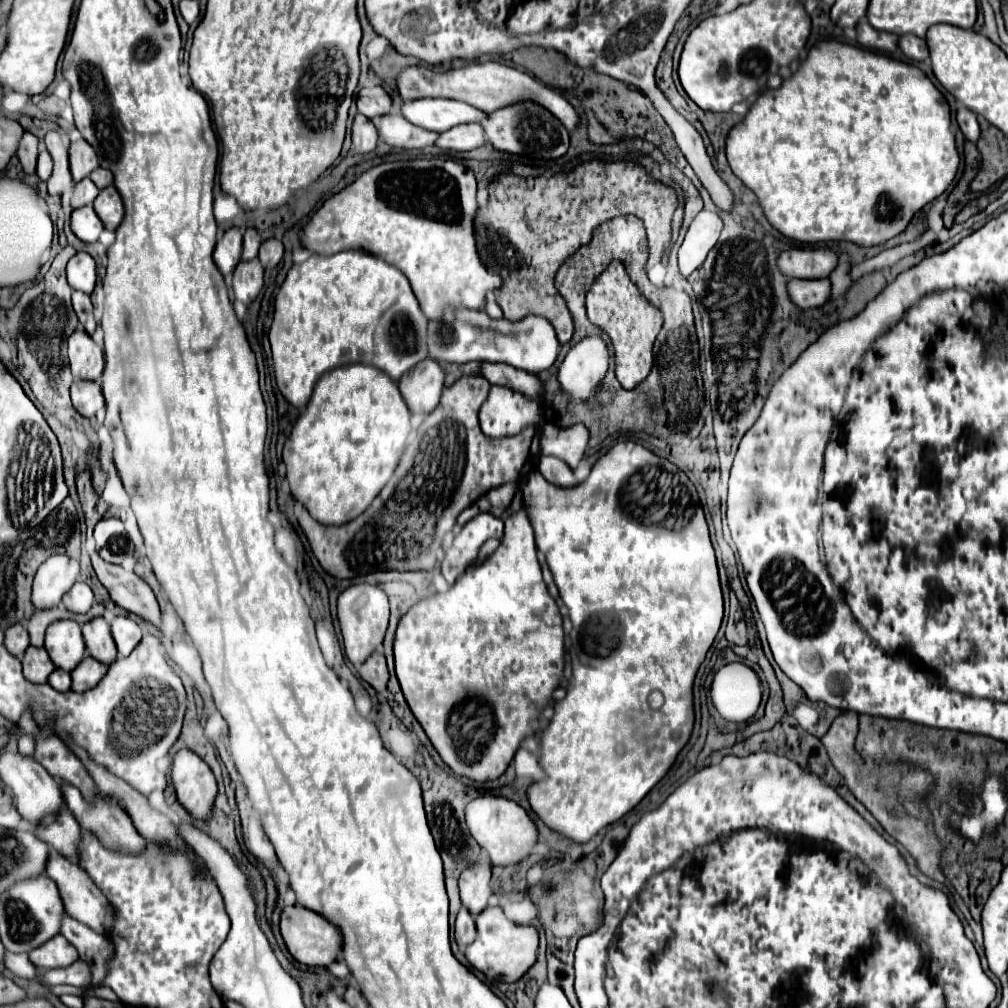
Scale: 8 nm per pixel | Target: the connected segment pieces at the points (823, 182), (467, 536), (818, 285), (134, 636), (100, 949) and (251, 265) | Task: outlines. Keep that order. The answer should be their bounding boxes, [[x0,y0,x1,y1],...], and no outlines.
[[726,40,960,246],[442,512,504,584],[788,280,830,310],[110,616,142,656],[60,914,112,986],[234,260,264,306]]

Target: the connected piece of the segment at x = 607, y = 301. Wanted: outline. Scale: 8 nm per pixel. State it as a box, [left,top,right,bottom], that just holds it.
[586,262,662,390]

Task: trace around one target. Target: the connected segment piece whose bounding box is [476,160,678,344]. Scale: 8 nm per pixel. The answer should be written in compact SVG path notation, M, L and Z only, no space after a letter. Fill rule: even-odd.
M594 160L580 164L568 174L540 176L532 186L520 176L500 176L490 184L488 206L478 210L476 240L486 268L504 278L504 288L496 292L504 318L518 322L532 314L544 316L554 326L558 342L566 344L574 330L572 316L554 288L554 276L566 262L566 256L590 242L594 228L602 222L632 214L644 222L650 254L646 266L654 266L670 242L670 222L676 206L676 192L650 180L634 162L606 164Z

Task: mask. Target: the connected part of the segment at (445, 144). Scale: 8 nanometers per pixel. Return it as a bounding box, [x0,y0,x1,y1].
[434,124,486,152]

